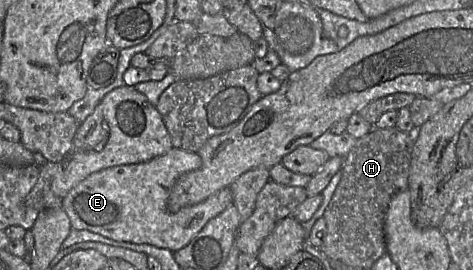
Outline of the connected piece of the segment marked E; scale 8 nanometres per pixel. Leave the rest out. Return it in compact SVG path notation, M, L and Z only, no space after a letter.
M173 147L169 152L152 160L106 168L89 175L62 198L61 207L68 215L71 227L76 230L88 230L115 241L149 244L176 252L185 247L209 220L233 204L231 188L226 187L198 204L182 208L176 213L168 212L166 208L167 199L176 181L181 175L196 170L201 165L202 159L197 152Z

